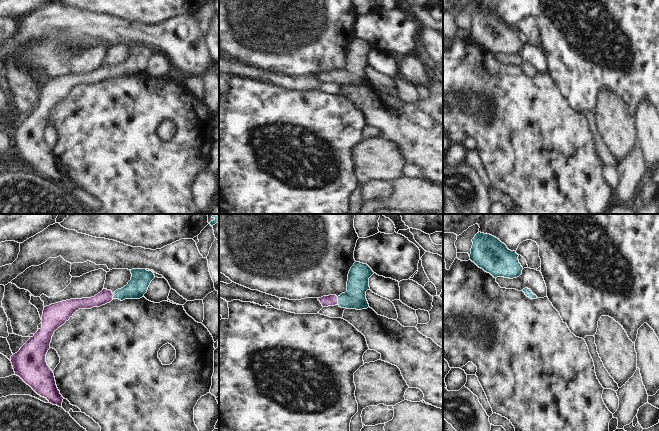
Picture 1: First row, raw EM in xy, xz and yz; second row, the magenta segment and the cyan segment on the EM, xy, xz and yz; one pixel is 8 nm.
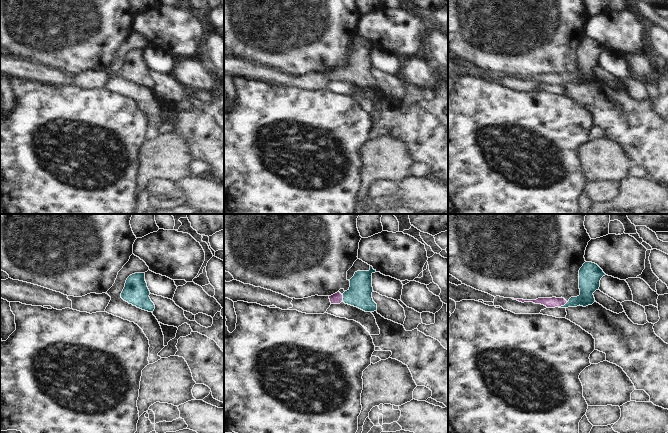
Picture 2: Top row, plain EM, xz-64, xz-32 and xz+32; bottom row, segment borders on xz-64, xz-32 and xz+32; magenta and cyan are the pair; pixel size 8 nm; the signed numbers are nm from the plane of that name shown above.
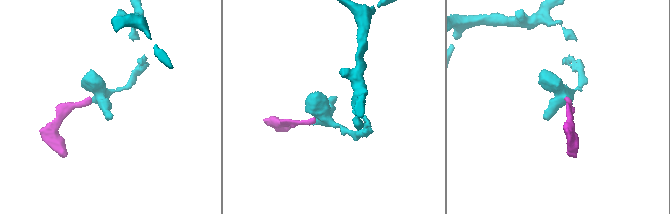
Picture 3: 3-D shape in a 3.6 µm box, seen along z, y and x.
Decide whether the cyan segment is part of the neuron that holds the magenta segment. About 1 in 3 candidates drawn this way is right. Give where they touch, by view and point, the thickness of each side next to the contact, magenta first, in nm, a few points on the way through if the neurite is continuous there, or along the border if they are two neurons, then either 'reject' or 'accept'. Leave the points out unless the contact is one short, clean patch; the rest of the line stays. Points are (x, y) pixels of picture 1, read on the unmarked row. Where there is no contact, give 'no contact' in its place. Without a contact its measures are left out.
contact xz (337, 76); calibres 90 and 180 nm; way xz (331, 76), (337, 76), (357, 62), (358, 54); accept

